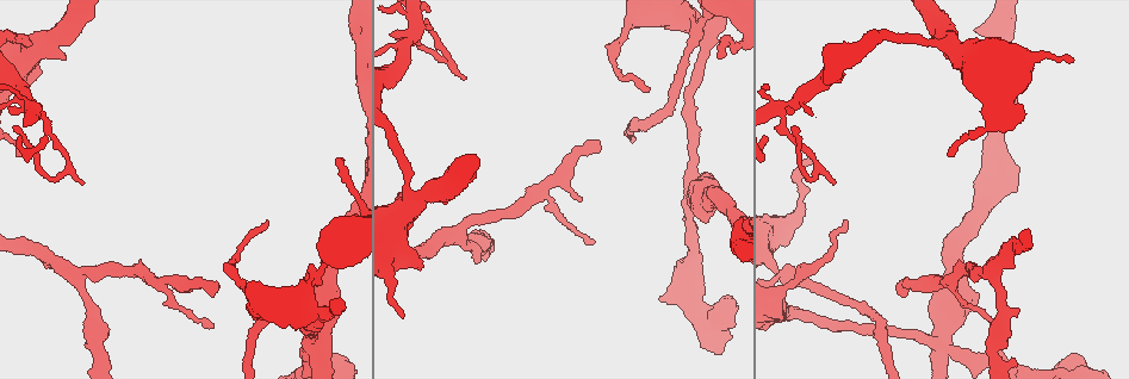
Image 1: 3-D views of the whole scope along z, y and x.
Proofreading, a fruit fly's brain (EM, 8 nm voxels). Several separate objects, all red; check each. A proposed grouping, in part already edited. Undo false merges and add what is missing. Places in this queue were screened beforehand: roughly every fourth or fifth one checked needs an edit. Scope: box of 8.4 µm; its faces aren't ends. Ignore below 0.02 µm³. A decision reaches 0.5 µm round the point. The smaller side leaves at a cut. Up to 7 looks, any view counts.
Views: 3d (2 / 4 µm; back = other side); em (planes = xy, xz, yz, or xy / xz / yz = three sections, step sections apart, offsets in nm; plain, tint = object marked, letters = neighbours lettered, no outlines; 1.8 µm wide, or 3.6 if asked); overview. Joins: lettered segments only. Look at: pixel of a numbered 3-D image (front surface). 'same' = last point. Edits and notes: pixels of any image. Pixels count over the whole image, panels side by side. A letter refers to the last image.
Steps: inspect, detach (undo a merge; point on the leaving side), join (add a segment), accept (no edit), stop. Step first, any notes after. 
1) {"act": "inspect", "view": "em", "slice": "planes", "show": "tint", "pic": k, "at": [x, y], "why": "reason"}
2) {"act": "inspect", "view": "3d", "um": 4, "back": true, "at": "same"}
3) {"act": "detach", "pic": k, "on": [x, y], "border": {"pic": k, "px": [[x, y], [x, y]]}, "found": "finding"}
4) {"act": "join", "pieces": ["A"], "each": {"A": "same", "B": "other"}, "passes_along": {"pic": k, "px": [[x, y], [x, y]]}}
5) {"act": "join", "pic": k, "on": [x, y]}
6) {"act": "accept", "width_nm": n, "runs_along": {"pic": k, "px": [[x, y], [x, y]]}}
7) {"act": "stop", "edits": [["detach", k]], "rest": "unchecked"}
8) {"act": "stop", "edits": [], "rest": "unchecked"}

{"act": "inspect", "view": "em", "um": 3.6, "slice": "planes", "show": "letters", "pic": 1, "at": [778, 270], "why": "abrupt turn"}

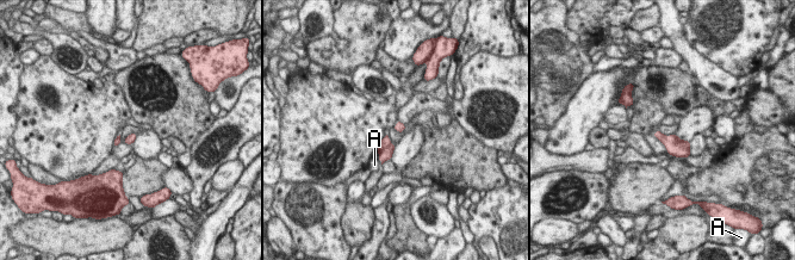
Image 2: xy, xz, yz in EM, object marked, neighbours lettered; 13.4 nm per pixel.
{"act": "detach", "pic": 2, "on": [386, 154], "each": {"A": "other"}, "border": {"pic": 2, "px": [[390, 143], [379, 154]]}, "found": "two cells meet here"}

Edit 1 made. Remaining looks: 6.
{"act": "inspect", "view": "overview", "why": "redraw"}

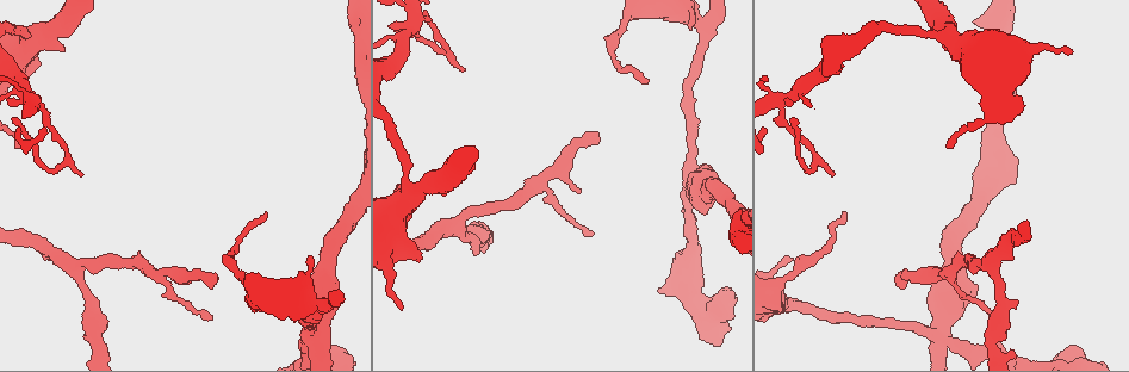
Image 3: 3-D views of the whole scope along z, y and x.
{"act": "inspect", "view": "em", "um": 3.6, "slice": "planes", "show": "letters", "pic": 3, "at": [630, 15], "why": "thick end"}

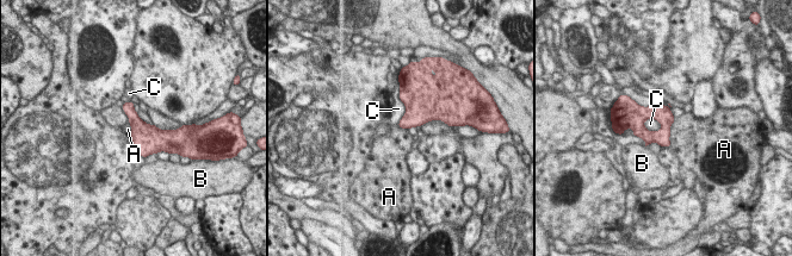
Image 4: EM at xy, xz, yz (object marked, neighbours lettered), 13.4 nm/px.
{"act": "accept", "each": {"A": "other", "B": "other", "C": "other"}, "found": "none of them fits"}

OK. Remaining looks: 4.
{"act": "inspect", "view": "3d", "um": 4, "pic": 3, "at": [599, 132]}

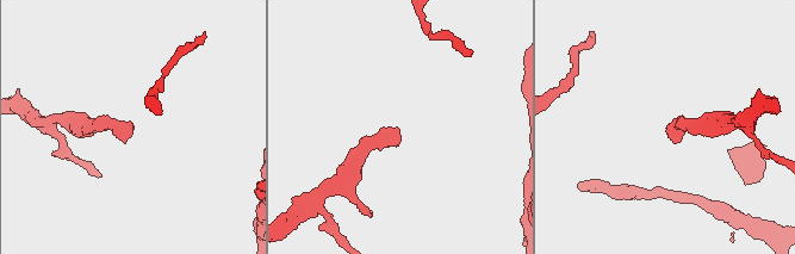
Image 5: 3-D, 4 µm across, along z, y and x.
{"act": "inspect", "view": "em", "slice": "planes", "show": "letters", "pic": 5, "at": [399, 129]}

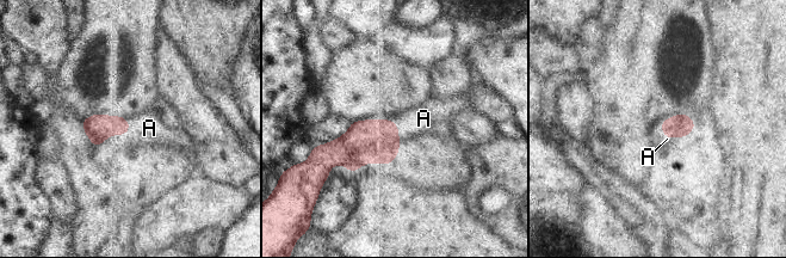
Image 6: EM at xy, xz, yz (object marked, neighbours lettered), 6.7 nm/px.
{"act": "join", "pieces": ["A"], "width_nm": 150, "each": {"A": "same"}, "passes_along": {"pic": 6, "px": [[367, 141], [397, 133], [424, 118]]}, "found": "it goes on there"}

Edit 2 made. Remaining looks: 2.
{"act": "stop", "edits": [["detach", 2], ["join", 6]], "rest": "unchecked"}

